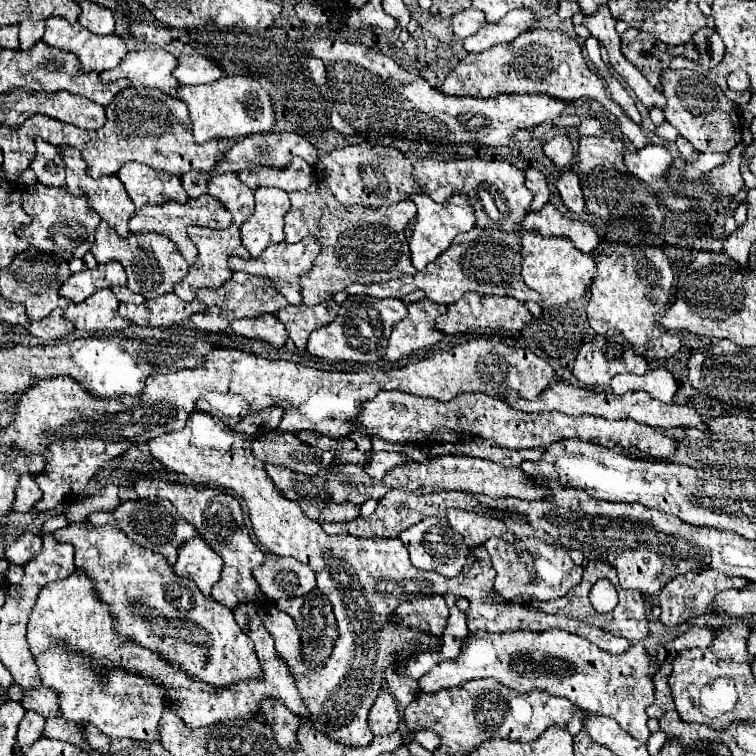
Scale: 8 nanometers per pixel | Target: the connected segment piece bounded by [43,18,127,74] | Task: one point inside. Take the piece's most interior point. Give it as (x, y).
(96, 53)

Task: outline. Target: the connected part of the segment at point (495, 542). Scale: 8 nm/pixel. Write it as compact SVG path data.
M489 538L485 546L491 556L493 568L497 570L495 590L505 600L513 600L513 598L555 600L565 596L573 586L581 582L583 568L569 558L567 550L559 546L551 546L545 540L521 538L521 540L515 540L513 544L507 544L501 538Z

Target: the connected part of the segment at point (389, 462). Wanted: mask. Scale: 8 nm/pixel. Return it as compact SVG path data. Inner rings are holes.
M377 452L371 460L371 464L365 466L365 472L371 478L383 478L389 470L393 470L395 466L403 466L407 462L411 462L407 456L401 456L395 452Z

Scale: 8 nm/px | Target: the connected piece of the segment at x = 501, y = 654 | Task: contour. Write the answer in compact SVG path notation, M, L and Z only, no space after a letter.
M515 630L509 634L489 634L489 632L477 632L471 634L471 638L463 644L459 658L455 660L443 660L439 662L431 672L427 672L423 678L419 678L419 686L423 692L437 692L443 688L451 686L461 686L469 680L475 678L493 678L517 692L529 692L529 690L545 690L549 694L565 696L569 698L575 706L579 706L585 712L591 714L601 714L609 716L623 726L627 734L633 738L647 742L649 738L649 728L647 728L647 712L645 708L653 704L653 674L659 668L655 664L647 650L641 644L633 644L625 654L621 656L611 656L605 654L605 650L597 648L589 640L571 634L567 630L543 630L543 632L531 632L531 630Z

